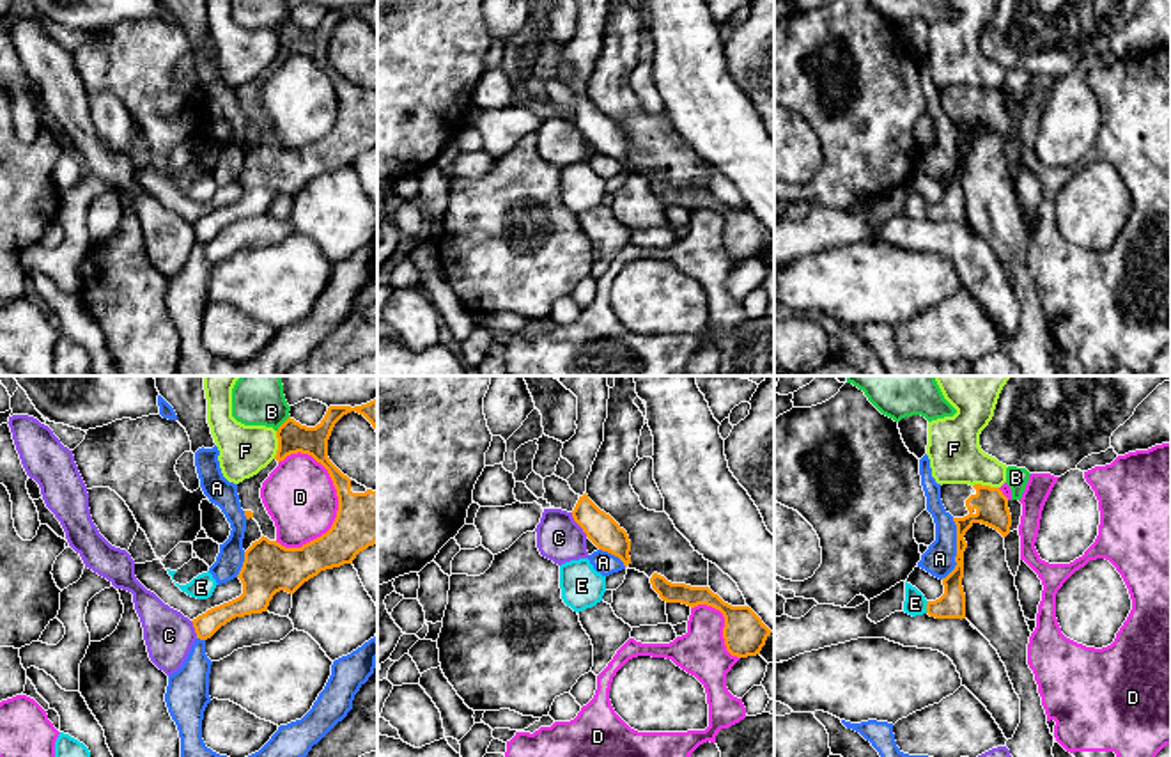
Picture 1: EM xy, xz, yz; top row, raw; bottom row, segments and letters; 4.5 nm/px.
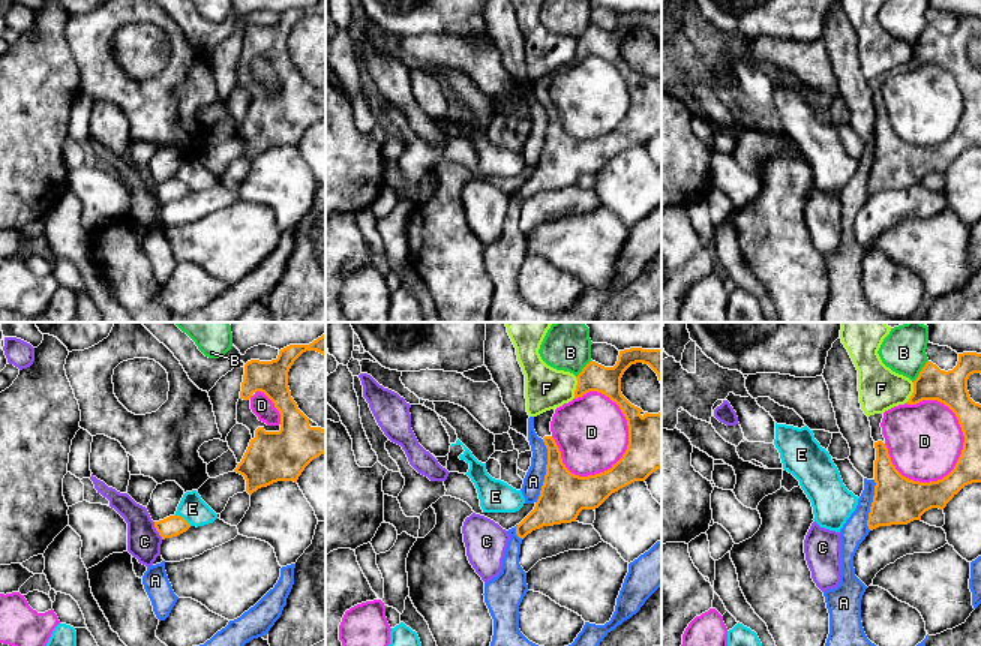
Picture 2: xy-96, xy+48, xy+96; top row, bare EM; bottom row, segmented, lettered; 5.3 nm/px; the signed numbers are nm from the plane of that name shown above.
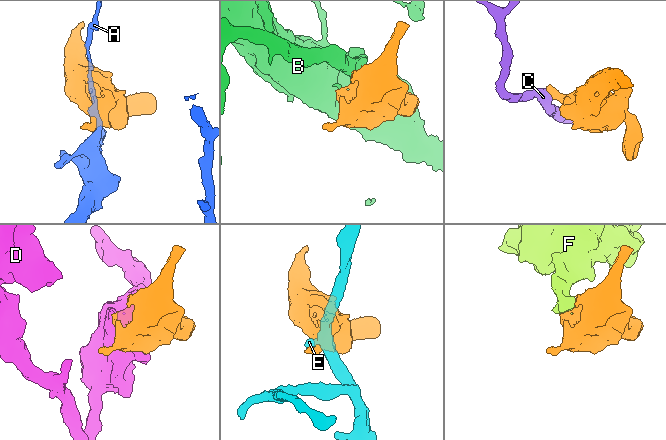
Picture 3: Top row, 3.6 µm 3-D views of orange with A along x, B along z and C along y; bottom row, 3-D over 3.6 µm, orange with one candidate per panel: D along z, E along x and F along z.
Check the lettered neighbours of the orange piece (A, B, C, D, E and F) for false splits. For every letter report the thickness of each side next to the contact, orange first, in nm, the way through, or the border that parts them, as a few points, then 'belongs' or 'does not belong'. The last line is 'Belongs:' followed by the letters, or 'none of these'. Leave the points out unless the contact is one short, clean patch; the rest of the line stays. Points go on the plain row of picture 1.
A: 140 nm thick on the orange side, 140 nm on the other; does not belong
B: 140 nm thick on the orange side, 140 nm on the other; does not belong
C: 150 nm thick on the orange side, 200 nm on the other; border along xz (571, 116), (587, 139); does not belong
D: 240 nm thick on the orange side, 320 nm on the other; does not belong
E: 130 nm thick on the orange side, 100 nm on the other; border along yz (929, 204), (925, 215); does not belong
F: 140 nm thick on the orange side, 220 nm on the other; does not belong
Belongs: none of these

